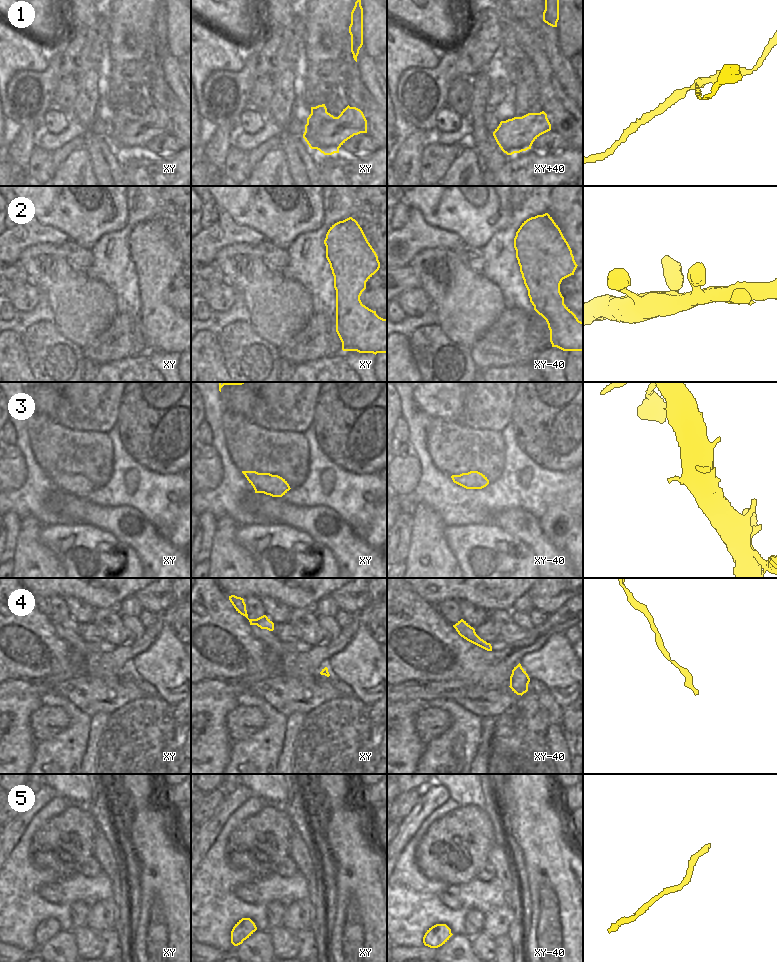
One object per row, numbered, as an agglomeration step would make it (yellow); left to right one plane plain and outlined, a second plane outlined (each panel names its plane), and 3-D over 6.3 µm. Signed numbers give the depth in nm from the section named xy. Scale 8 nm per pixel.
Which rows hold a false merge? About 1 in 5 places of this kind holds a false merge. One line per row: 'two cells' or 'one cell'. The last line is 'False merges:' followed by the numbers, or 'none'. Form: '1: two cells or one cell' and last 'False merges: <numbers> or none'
1: one cell
2: one cell
3: one cell
4: one cell
5: one cell
False merges: none

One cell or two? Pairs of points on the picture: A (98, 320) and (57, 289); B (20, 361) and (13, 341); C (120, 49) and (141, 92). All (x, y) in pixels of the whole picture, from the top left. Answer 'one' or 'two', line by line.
A: one
B: one
C: two

